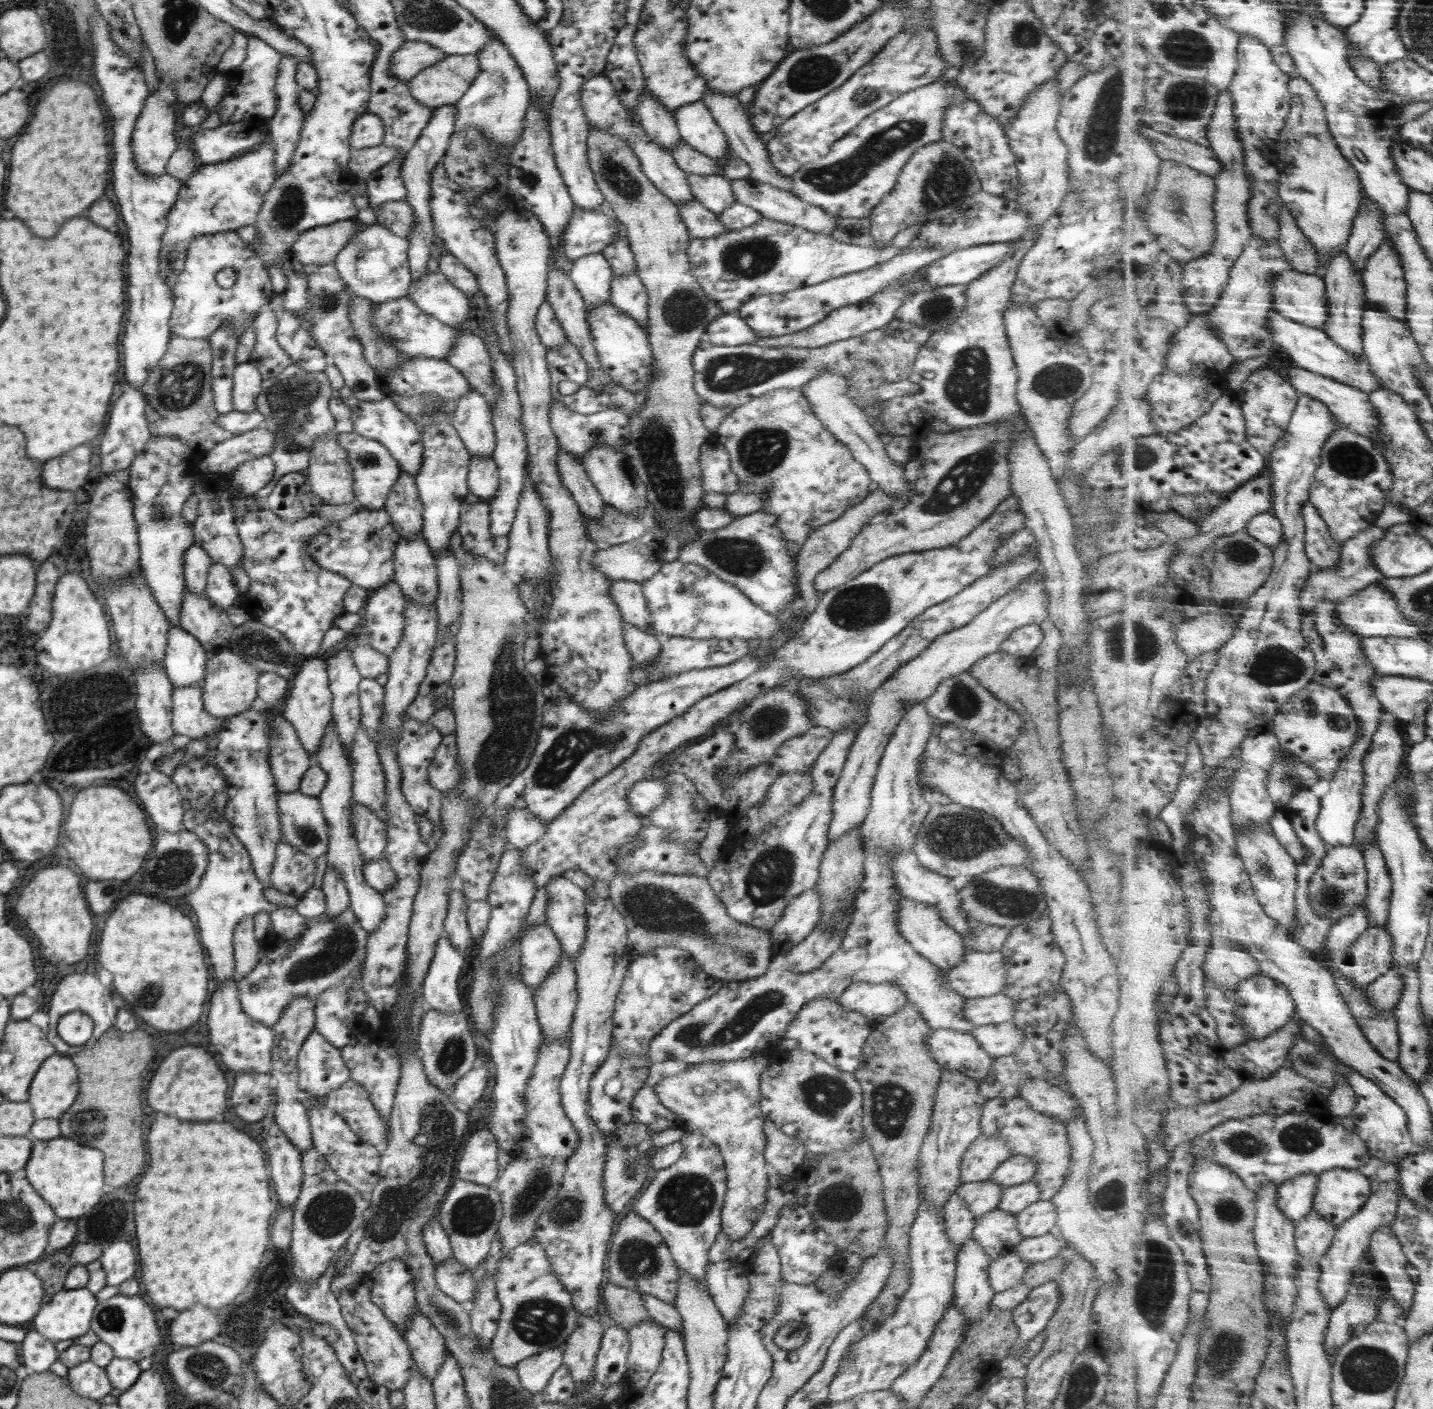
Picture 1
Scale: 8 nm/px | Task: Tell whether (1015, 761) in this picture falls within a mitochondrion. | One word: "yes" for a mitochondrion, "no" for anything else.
no

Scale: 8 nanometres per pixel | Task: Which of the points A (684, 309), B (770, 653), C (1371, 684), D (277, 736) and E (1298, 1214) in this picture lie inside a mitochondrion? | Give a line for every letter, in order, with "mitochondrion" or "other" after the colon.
A: mitochondrion
B: other
C: other
D: other
E: other

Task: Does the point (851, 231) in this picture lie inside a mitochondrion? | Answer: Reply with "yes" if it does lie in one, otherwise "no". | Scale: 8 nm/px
no

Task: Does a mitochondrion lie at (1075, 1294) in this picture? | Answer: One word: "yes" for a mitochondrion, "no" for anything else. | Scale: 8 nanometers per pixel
yes

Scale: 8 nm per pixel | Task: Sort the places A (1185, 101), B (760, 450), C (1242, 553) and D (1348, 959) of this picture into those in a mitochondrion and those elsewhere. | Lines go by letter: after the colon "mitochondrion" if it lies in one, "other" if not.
A: mitochondrion
B: mitochondrion
C: mitochondrion
D: other

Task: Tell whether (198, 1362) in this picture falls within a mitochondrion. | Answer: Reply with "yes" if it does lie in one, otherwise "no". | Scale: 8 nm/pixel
yes

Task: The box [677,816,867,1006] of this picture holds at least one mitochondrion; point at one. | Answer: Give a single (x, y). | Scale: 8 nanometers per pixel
(769, 877)

